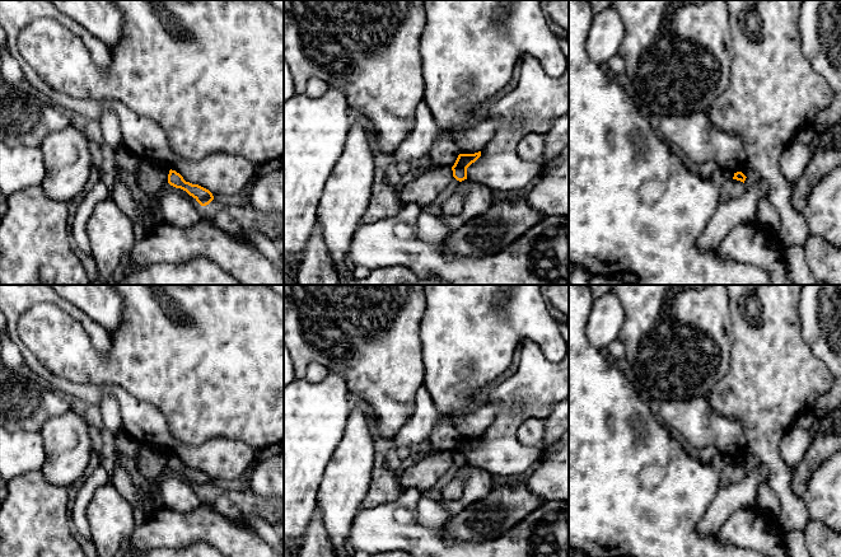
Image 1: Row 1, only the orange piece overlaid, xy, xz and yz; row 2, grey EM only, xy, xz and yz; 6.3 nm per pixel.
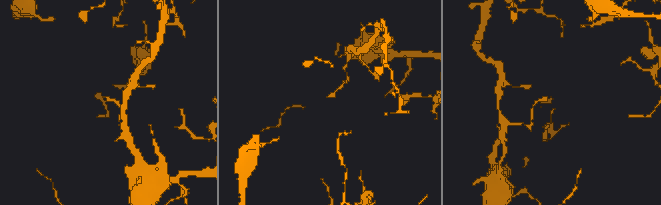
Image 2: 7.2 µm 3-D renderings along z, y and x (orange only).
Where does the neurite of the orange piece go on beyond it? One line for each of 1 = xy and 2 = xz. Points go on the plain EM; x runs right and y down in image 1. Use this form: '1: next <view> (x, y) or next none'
1: next none
2: next none

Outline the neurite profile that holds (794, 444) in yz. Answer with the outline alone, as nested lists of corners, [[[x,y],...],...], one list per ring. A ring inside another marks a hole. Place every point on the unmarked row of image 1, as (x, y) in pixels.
[[[793,425],[781,439],[781,458],[789,464],[795,464],[803,459],[813,441],[814,432],[814,426],[804,430]]]

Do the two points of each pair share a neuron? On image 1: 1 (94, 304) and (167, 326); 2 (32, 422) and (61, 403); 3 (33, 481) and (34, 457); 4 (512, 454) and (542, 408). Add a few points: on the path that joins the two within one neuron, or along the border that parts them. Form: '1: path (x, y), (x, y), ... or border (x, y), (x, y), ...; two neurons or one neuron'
1: border (124, 298), (124, 321), (111, 335); two neurons
2: path (40, 415), (50, 405), (54, 405); one neuron
3: border (38, 469), (19, 473), (13, 478); two neurons
4: path (510, 439), (510, 425), (527, 408); one neuron

